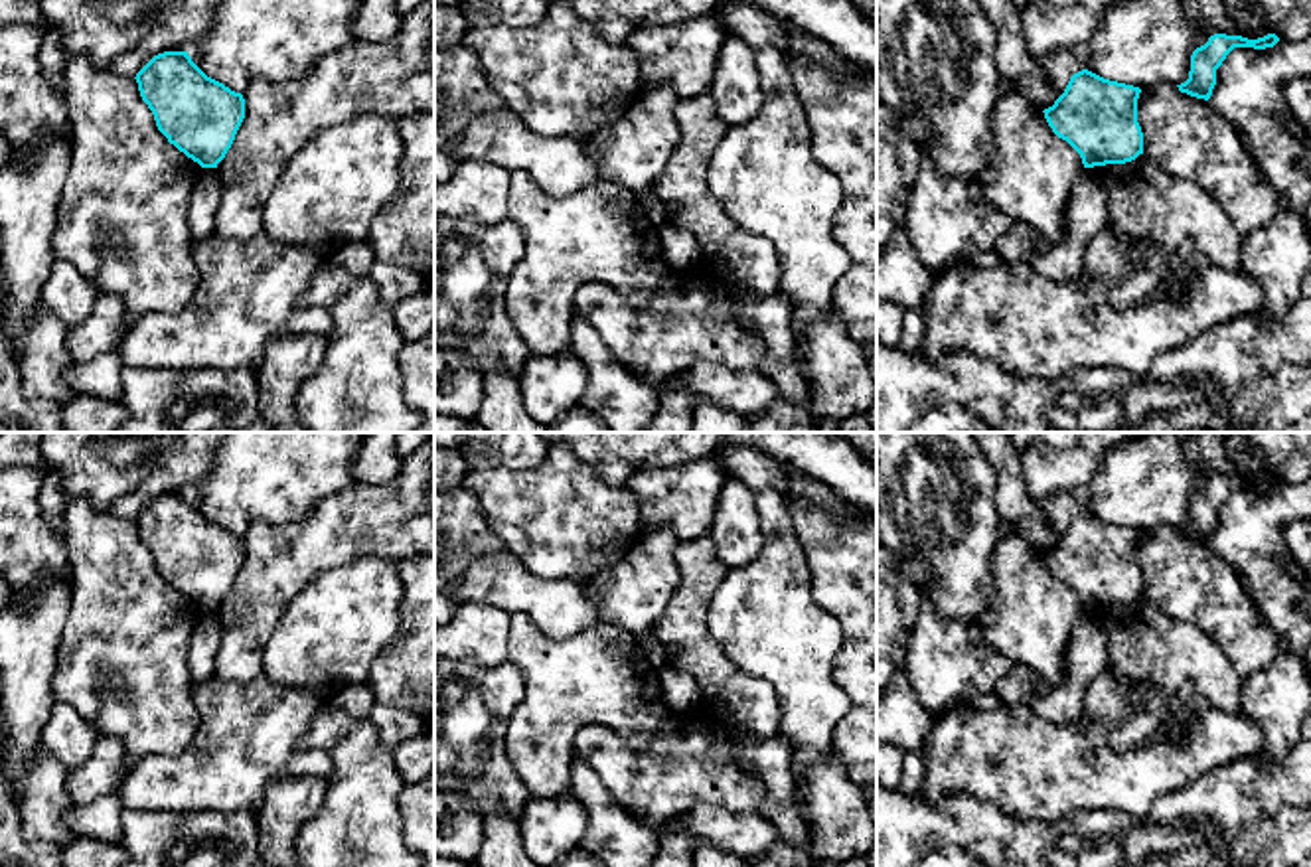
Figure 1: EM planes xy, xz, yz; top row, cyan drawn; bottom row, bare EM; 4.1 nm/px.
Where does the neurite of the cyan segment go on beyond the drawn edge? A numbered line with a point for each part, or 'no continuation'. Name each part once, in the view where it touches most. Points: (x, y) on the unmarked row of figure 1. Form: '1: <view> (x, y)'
no continuation

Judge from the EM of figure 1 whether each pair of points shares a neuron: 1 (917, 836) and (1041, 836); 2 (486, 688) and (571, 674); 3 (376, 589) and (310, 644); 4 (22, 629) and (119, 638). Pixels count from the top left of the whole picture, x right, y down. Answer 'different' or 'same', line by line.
1: same
2: different
3: same
4: different

